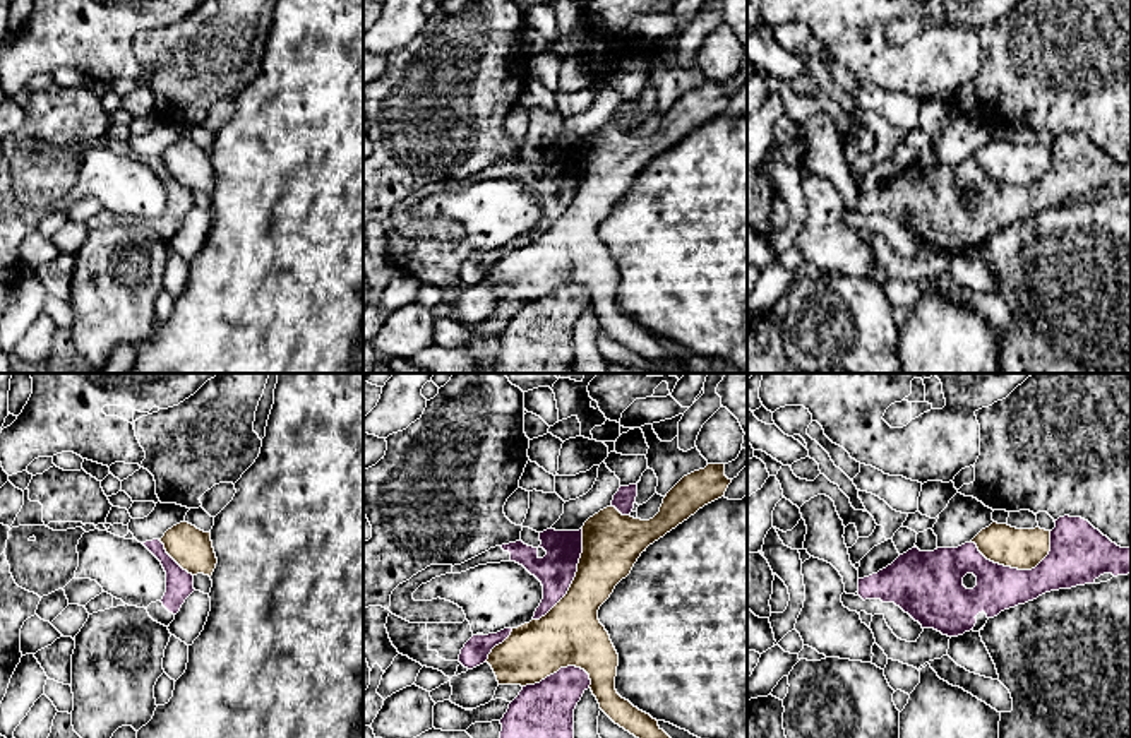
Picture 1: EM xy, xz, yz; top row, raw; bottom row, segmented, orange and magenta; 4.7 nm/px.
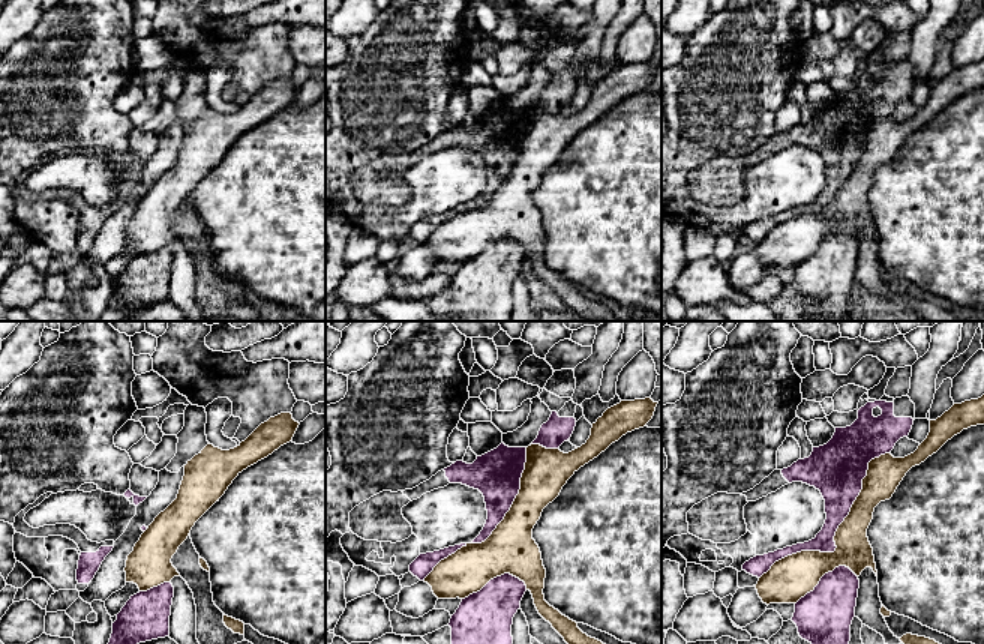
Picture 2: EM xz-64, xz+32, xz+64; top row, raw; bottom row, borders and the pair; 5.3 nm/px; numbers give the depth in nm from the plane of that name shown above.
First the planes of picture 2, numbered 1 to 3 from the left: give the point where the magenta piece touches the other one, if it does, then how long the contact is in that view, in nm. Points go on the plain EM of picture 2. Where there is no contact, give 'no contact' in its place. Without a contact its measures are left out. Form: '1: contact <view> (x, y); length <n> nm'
1: contact xz-64 (153, 249); length 170 nm
2: contact xz+32 (515, 164); length 600 nm
3: contact xz+64 (836, 198); length 950 nm

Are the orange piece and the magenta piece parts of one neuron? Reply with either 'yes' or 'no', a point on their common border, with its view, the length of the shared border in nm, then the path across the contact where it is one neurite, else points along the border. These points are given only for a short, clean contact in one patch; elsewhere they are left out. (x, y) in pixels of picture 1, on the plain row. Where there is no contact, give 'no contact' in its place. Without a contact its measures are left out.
no; contact yz (1018, 185); length 380 nm

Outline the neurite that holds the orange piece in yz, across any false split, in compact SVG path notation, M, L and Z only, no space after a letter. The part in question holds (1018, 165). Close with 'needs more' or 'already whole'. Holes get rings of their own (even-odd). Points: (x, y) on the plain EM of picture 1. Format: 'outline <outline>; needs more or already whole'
outline M992 139L972 159L994 180L1018 187L1032 187L1050 168L1050 147L1040 144L1016 146L1008 140Z; already whole

